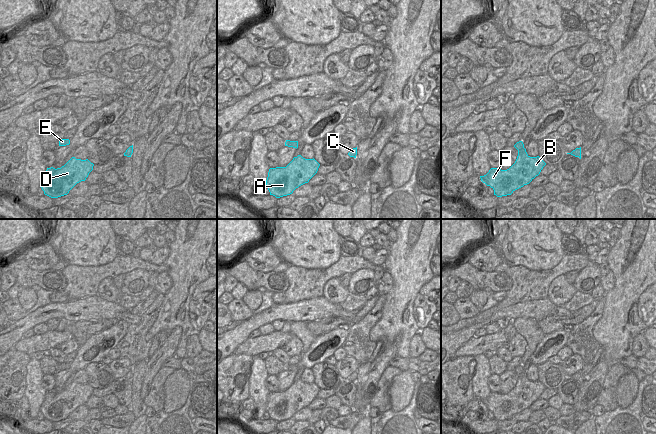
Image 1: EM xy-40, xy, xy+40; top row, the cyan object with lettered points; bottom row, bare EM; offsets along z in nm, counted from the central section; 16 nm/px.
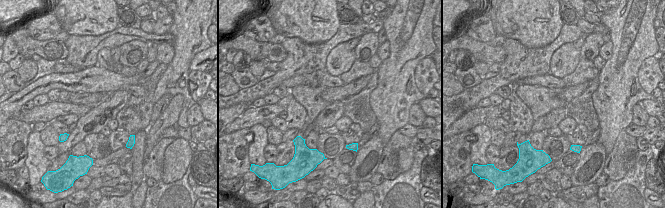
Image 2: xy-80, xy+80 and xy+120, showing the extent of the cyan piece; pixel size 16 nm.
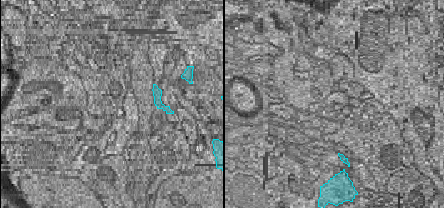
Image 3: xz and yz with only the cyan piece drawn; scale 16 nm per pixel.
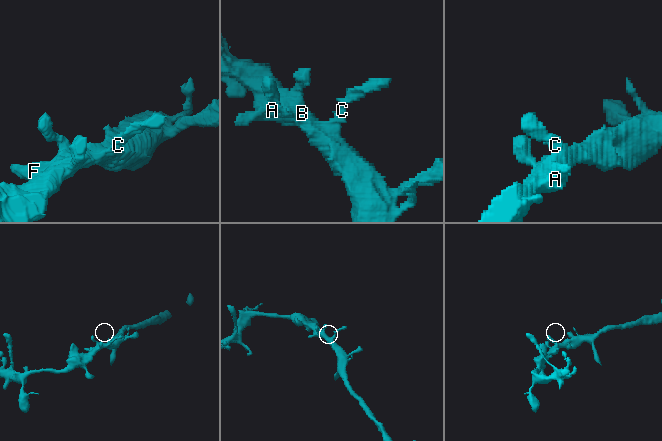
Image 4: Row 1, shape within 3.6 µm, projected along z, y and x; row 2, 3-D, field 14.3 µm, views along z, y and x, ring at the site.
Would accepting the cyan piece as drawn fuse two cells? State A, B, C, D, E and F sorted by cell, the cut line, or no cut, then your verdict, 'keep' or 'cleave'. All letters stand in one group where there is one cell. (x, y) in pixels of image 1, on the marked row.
A B C D E F; no cut; keep

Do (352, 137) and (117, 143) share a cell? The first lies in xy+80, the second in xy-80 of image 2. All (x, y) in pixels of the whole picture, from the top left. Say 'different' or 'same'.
same

